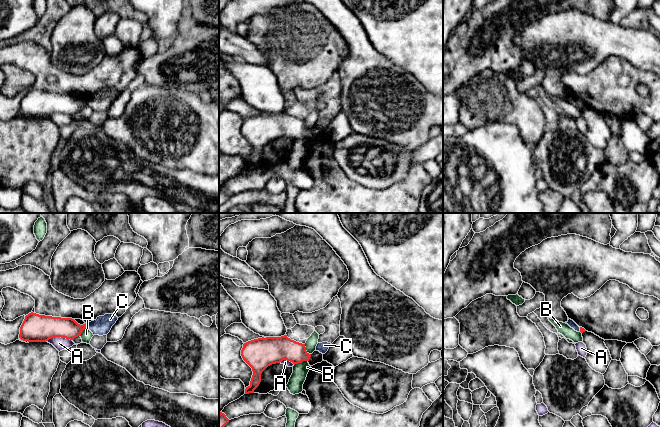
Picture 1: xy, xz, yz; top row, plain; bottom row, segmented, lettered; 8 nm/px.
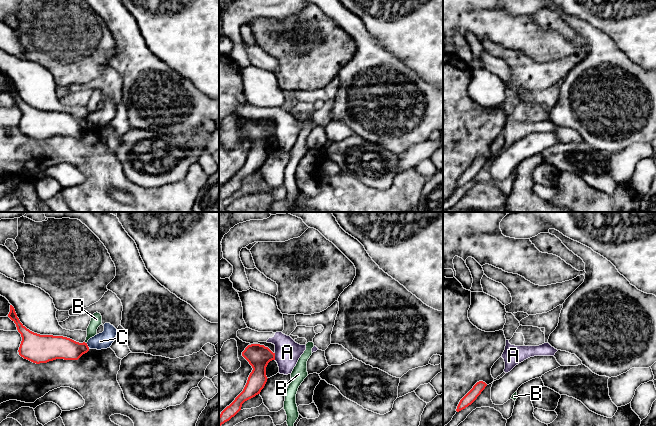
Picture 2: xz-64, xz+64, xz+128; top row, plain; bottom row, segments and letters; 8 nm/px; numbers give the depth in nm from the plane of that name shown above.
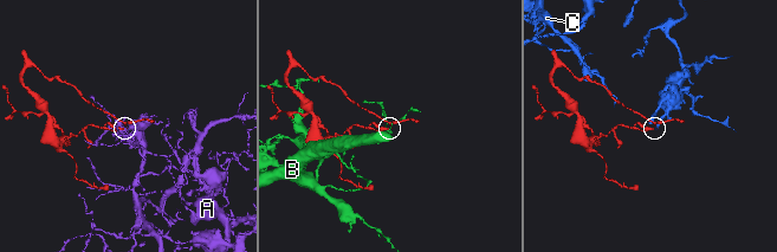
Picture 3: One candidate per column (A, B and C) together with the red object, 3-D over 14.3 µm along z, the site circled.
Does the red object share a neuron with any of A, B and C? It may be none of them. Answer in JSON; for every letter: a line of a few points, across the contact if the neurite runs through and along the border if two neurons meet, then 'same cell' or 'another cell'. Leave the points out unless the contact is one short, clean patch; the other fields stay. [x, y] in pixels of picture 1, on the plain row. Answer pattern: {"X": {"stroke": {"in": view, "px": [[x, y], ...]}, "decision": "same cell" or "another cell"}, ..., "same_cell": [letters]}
{"A": {"stroke": {"in": "xy", "px": [[71, 115], [51, 113], [45, 117]]}, "decision": "another cell"}, "B": {"stroke": {"in": "xz", "px": [[307, 136], [302, 136], [294, 141]]}, "decision": "another cell"}, "C": {"stroke": {"in": "xy", "px": [[86, 100], [87, 102]]}, "decision": "another cell"}, "same_cell": []}

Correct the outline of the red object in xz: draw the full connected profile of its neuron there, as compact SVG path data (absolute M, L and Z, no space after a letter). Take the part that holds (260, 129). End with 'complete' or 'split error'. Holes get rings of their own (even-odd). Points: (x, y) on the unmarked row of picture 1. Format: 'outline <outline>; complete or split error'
outline M262 113L243 120L241 126L243 136L252 144L253 151L245 170L254 169L261 158L262 148L270 141L283 136L294 141L302 137L309 137L311 130L306 127L305 120L287 113Z; complete

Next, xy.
outline M29 89L20 103L19 114L28 118L46 118L53 113L73 116L81 111L87 100L80 101L72 94Z; complete

